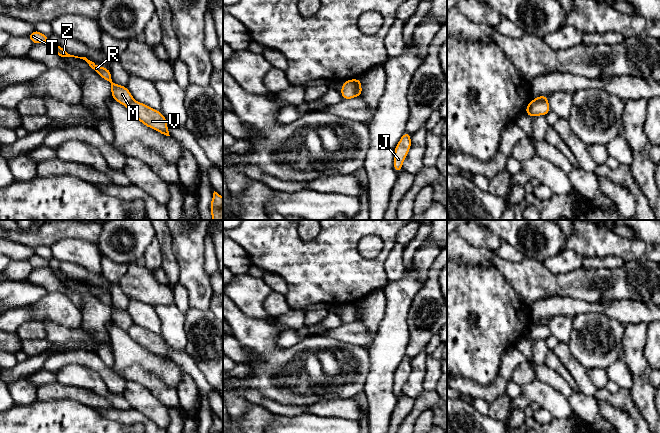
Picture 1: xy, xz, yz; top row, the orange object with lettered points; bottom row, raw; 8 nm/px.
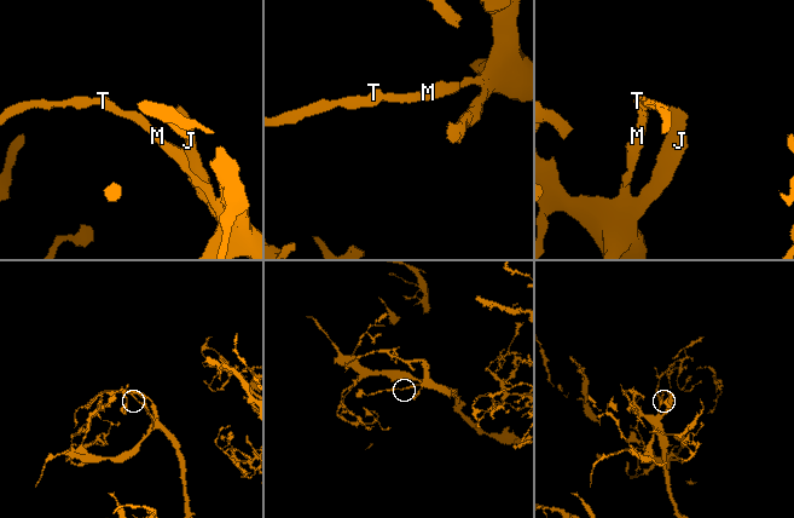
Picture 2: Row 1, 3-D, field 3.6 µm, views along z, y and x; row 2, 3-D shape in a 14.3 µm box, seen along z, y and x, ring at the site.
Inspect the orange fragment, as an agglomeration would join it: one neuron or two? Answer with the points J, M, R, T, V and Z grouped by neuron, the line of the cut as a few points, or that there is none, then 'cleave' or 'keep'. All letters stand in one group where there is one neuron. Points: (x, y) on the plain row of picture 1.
J V / M R T Z; cut in xz along (353, 304), (356, 319); cleave

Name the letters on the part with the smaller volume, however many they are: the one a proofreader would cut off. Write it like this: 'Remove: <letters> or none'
Remove: M, R, T, Z

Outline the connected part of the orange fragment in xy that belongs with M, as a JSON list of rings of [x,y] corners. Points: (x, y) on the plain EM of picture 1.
[[[60,270],[53,272],[55,276],[61,281],[75,281],[85,284],[99,300],[110,307],[113,324],[117,325],[123,330],[128,330],[134,324],[132,318],[126,310],[118,309],[113,306],[110,293],[101,291],[100,289],[97,289],[94,286],[88,284],[86,281],[70,279]]]

